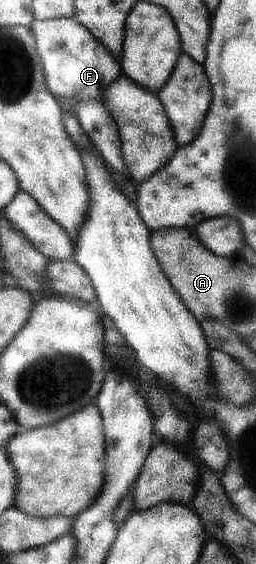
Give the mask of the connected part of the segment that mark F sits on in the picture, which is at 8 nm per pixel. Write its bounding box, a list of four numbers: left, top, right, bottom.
[32,16,127,175]

